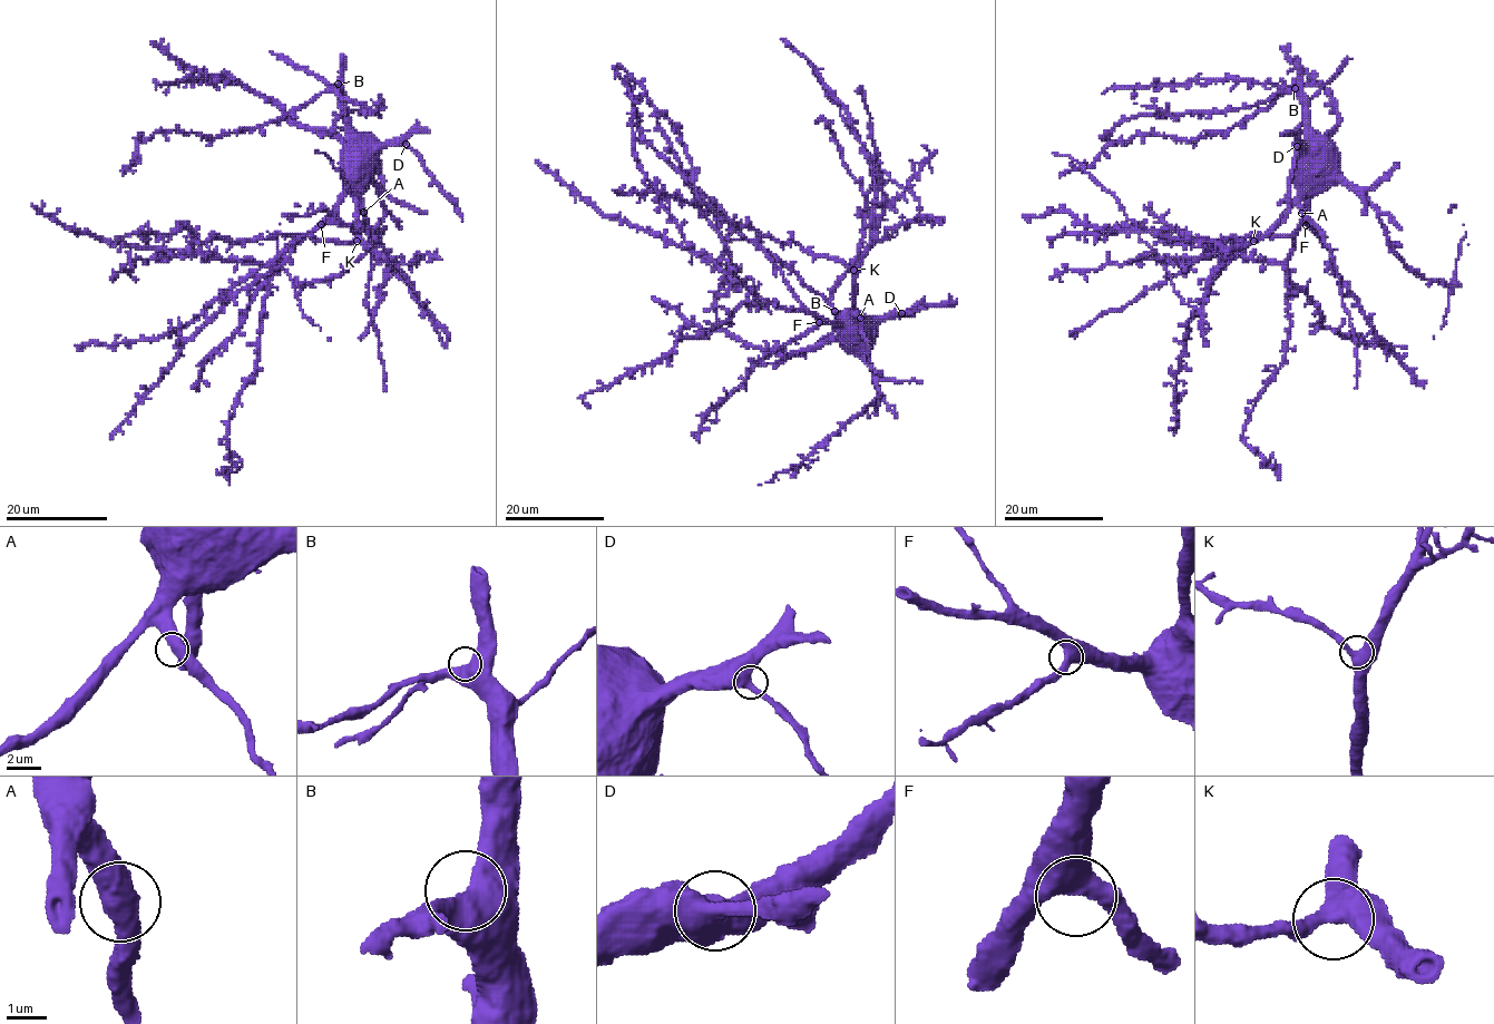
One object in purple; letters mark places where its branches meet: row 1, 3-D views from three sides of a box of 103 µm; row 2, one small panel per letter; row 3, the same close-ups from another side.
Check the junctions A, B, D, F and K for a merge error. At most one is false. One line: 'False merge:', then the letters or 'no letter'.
False merge: no letter

